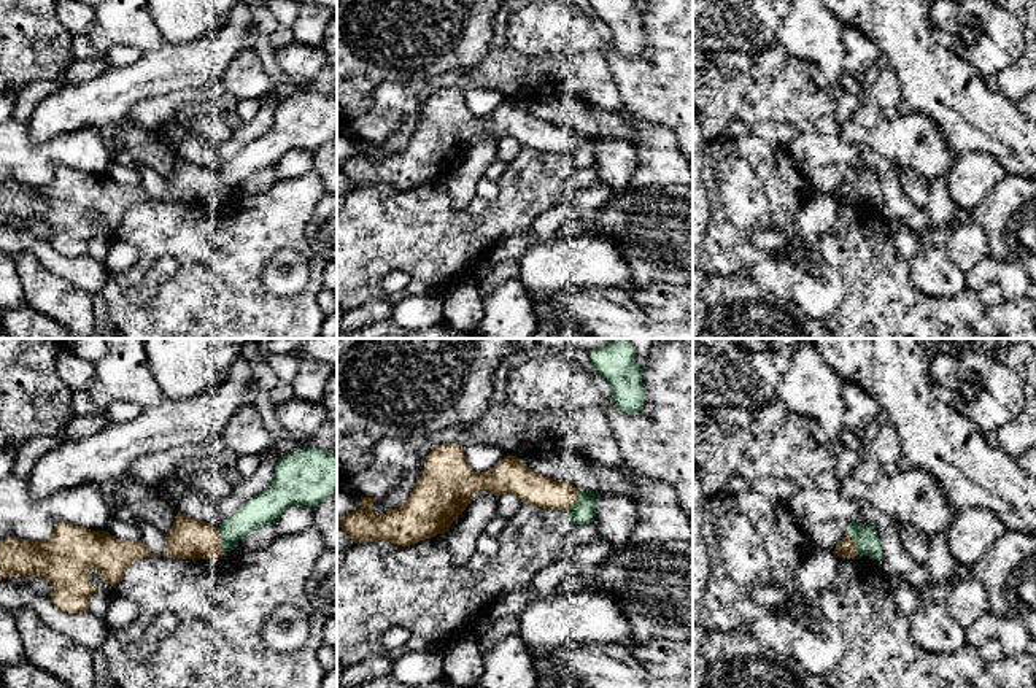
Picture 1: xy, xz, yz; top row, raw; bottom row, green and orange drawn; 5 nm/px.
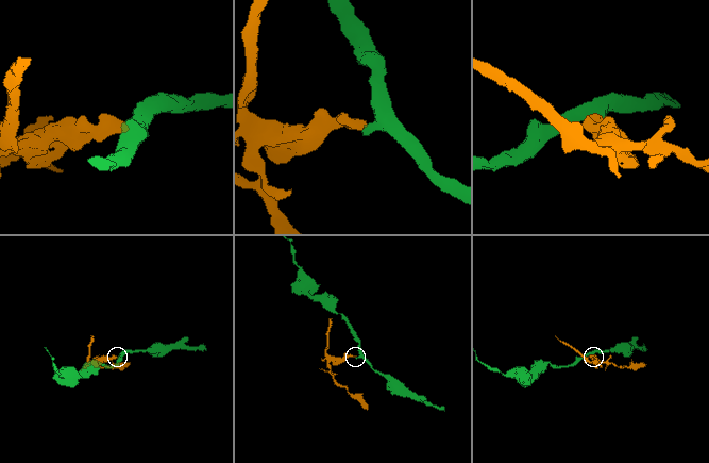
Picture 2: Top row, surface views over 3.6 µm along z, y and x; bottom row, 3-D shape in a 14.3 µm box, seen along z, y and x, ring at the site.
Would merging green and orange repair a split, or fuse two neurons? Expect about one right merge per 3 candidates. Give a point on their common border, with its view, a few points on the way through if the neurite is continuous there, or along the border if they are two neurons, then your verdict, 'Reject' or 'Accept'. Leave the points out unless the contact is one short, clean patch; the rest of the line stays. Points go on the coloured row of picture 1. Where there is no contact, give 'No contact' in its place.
Touches green at xy (221, 541). Accept

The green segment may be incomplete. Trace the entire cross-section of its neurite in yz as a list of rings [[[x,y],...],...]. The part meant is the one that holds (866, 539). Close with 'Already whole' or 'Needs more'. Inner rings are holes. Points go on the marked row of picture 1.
[[[847,523],[847,534],[834,548],[839,558],[853,558],[864,555],[879,559],[882,543],[877,531],[871,524]]]. Needs more

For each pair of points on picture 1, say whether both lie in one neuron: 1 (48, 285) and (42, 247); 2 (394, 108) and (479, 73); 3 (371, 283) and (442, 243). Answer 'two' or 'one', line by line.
1: two
2: one
3: one

